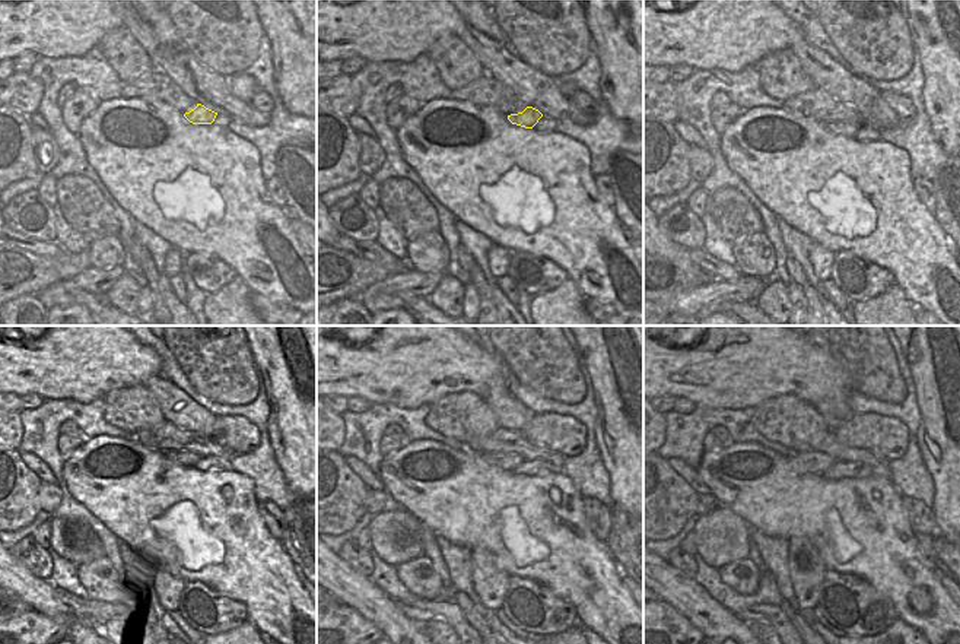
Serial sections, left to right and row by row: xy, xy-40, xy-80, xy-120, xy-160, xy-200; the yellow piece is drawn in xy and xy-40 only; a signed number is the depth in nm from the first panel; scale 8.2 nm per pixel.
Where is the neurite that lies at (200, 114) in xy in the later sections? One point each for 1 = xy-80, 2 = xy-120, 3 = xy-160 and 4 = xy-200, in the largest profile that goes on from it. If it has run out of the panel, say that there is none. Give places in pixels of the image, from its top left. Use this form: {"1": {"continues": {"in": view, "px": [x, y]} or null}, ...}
{"1": {"continues": {"in": "xy-80", "px": [842, 129]}}, "2": {"continues": {"in": "xy-120", "px": [187, 459]}}, "3": {"continues": {"in": "xy-160", "px": [505, 460]}}, "4": {"continues": {"in": "xy-200", "px": [816, 463]}}}

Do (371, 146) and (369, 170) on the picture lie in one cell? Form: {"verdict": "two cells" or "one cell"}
{"verdict": "one cell"}

